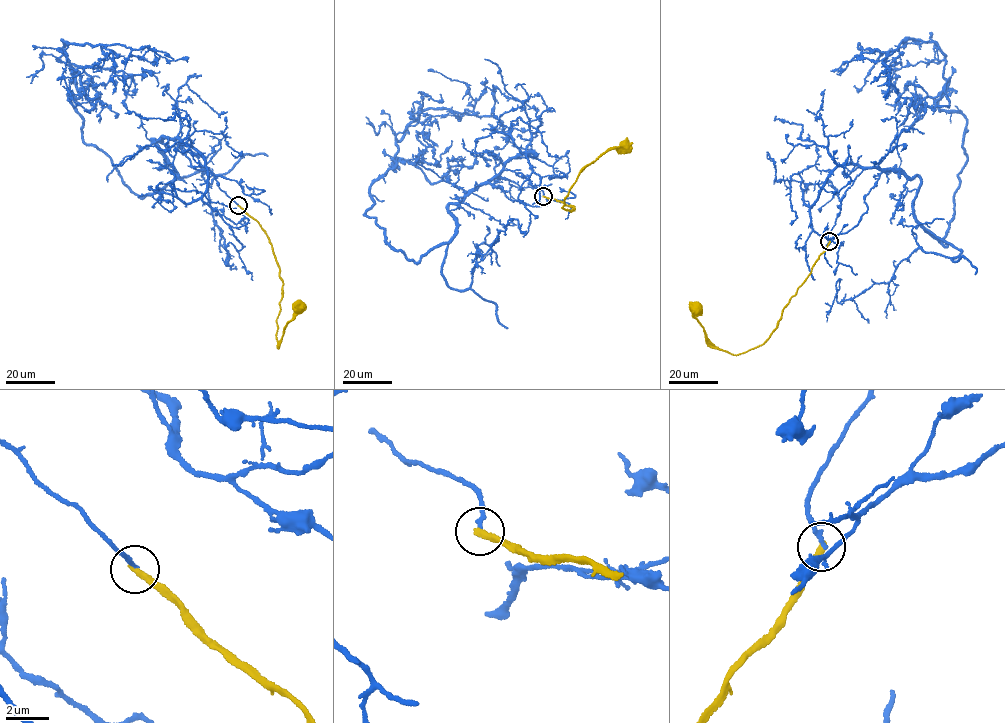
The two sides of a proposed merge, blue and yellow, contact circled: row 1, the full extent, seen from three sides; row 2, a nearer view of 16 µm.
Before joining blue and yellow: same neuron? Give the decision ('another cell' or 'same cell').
another cell

